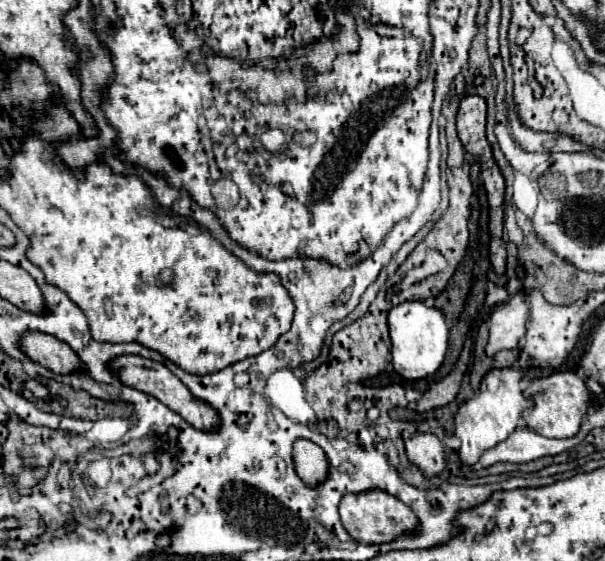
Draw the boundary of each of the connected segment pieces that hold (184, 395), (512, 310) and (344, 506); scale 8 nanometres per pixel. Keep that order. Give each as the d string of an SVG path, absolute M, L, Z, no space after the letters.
M120 356L116 358L110 368L118 374L118 378L122 380L122 384L126 386L132 386L136 390L142 390L154 398L158 398L162 404L166 404L170 410L174 410L176 414L180 414L188 424L192 424L194 428L198 430L204 430L204 432L212 432L218 428L220 424L220 416L216 414L216 410L212 410L208 404L204 404L202 400L194 398L192 392L160 362L154 362L154 360L148 360L148 358L142 358L142 356Z
M516 292L508 302L494 308L488 320L488 328L490 328L490 340L486 346L488 356L500 350L518 348L518 342L526 332L528 310L530 308L524 298L524 292Z
M368 490L362 494L348 494L340 502L340 518L348 534L360 542L360 544L382 544L382 542L392 542L398 536L412 532L418 526L416 514L400 502L398 498L382 492L382 490Z

